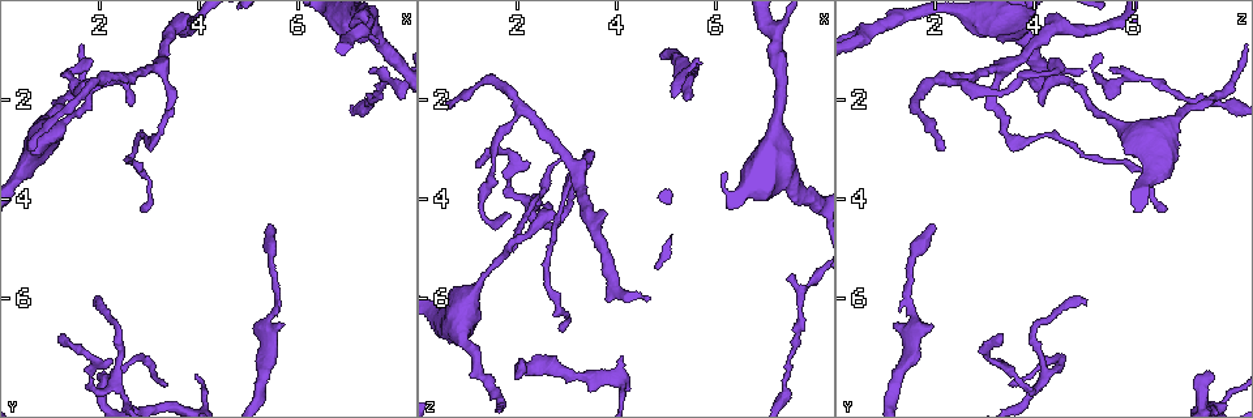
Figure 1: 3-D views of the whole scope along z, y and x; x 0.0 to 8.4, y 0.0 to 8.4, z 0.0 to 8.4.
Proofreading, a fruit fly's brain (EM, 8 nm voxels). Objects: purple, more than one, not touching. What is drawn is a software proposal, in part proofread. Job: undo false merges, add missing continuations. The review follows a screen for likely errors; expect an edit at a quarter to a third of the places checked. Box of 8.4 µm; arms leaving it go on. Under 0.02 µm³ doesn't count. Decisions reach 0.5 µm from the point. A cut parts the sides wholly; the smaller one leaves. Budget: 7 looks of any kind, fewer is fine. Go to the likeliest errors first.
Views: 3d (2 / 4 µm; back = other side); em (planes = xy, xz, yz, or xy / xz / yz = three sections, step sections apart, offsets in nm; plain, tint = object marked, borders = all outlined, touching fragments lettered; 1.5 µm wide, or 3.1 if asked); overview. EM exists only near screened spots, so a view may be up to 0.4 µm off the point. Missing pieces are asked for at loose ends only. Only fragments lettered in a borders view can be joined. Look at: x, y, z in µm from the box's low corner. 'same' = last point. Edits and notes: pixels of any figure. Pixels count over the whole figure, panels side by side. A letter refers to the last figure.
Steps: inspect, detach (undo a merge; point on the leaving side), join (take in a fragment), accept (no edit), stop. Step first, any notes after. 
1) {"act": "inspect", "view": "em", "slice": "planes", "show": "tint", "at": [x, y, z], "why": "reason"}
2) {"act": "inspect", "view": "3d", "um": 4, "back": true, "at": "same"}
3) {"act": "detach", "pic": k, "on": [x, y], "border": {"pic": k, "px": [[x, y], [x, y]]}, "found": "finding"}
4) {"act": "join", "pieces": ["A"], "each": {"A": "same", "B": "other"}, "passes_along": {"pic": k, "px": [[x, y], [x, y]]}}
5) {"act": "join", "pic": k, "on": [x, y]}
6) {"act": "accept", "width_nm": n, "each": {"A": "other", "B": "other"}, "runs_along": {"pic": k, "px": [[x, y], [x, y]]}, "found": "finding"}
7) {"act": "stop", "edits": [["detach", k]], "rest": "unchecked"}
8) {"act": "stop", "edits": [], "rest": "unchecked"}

{"act": "inspect", "view": "3d", "um": 2, "at": [1.25, 6.65, 3.40], "why": "free end"}

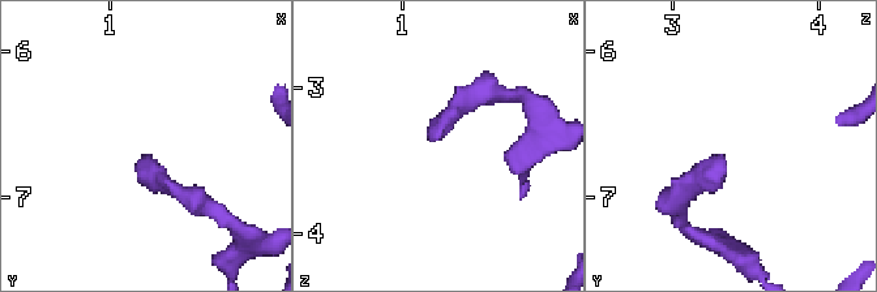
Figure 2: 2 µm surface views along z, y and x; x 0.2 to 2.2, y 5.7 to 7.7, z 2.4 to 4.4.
{"act": "inspect", "view": "em", "slice": "yz", "step": 8, "show": "tint", "at": [1.22, 6.68, 3.32]}

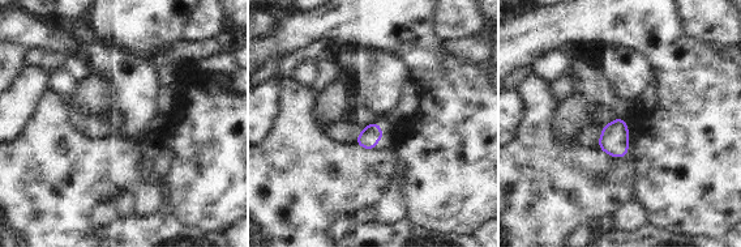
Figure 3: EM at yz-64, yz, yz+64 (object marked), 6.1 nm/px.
{"act": "inspect", "view": "em", "slice": "planes", "show": "borders", "at": "same"}

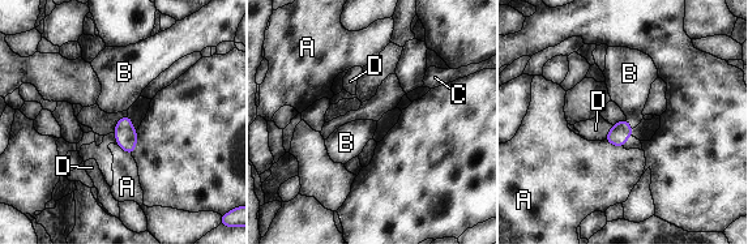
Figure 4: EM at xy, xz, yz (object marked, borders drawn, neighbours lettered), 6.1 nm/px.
{"act": "accept", "each": {"A": "other", "B": "other", "C": "other", "D": "other"}, "border": {"pic": 4, "px": [[627, 119], [632, 128]]}, "found": "no lettered fragment goes on from it"}

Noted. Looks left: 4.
{"act": "inspect", "view": "3d", "um": 2, "back": true, "at": [2.10, 1.55, 2.20], "why": "abrupt turn"}

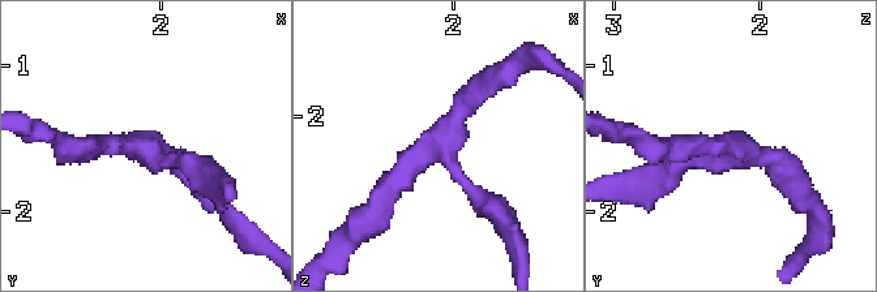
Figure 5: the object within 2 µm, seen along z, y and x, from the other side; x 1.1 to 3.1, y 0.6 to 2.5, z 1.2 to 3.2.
{"act": "inspect", "view": "em", "slice": "planes", "show": "tint", "at": [2.08, 1.56, 2.22], "arms": 3, "arm_widths_nm": [180, 190, 190]}

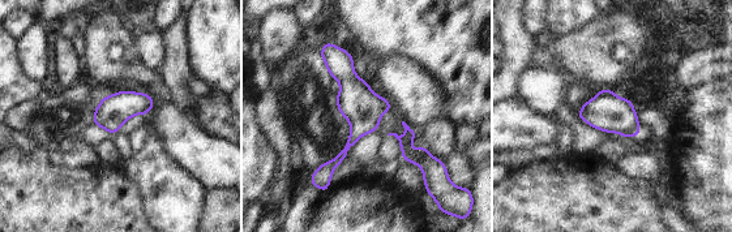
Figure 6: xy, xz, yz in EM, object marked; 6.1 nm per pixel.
{"act": "inspect", "view": "em", "slice": "planes", "show": "borders", "at": "same", "why": "what lies round it"}

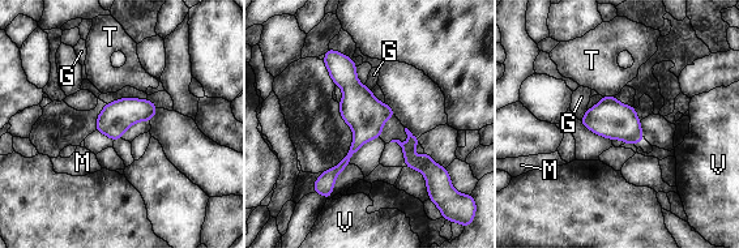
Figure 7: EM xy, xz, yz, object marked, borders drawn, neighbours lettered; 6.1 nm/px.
{"act": "accept", "each": {"G": "other", "M": "other", "T": "other", "V": "other"}, "border": {"pic": 7, "px": [[602, 95], [614, 97]]}, "found": "all the same neuron"}

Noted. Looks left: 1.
{"act": "stop", "edits": [], "rest": "unchecked"}

